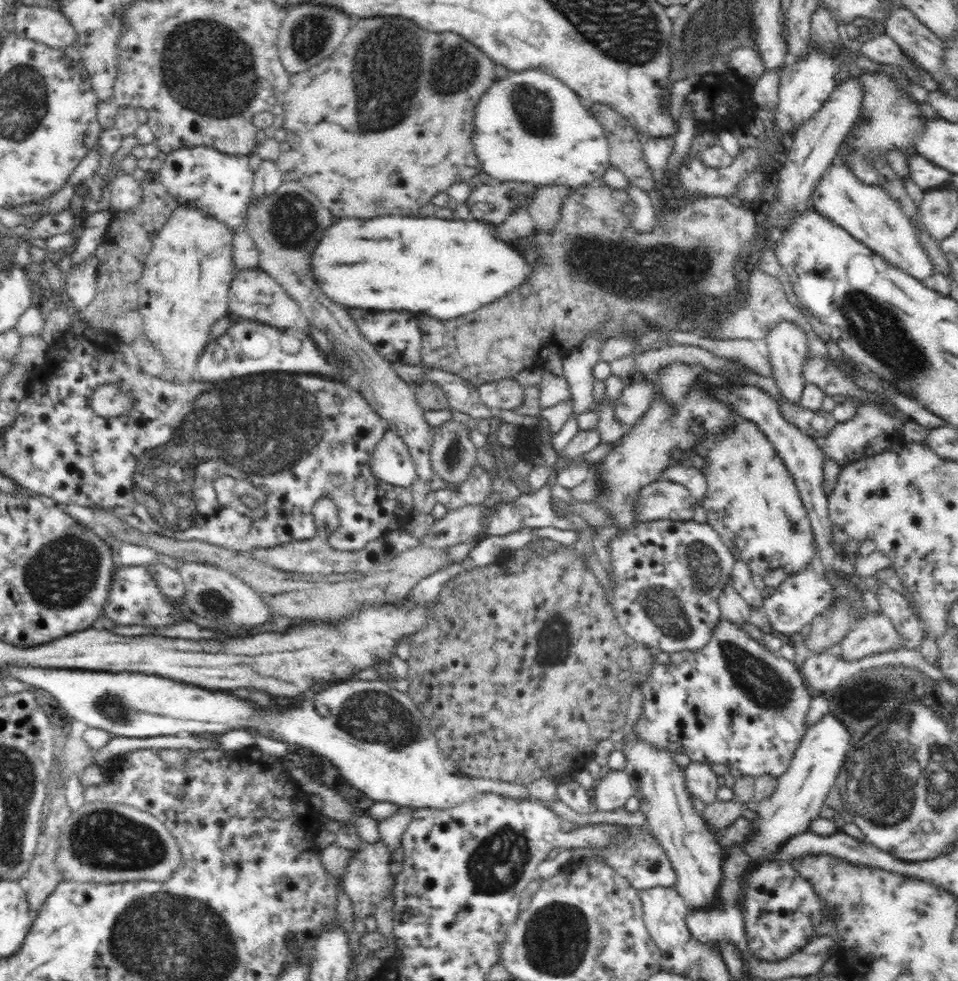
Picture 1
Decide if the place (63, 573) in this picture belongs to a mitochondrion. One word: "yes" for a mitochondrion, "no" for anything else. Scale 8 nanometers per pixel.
yes

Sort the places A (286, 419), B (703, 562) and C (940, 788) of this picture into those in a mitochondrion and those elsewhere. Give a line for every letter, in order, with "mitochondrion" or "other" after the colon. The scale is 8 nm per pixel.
A: mitochondrion
B: mitochondrion
C: mitochondrion

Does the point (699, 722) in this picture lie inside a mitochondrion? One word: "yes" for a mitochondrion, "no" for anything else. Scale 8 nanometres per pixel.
no

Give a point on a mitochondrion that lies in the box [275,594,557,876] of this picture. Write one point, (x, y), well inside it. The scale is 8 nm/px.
(372, 715)

